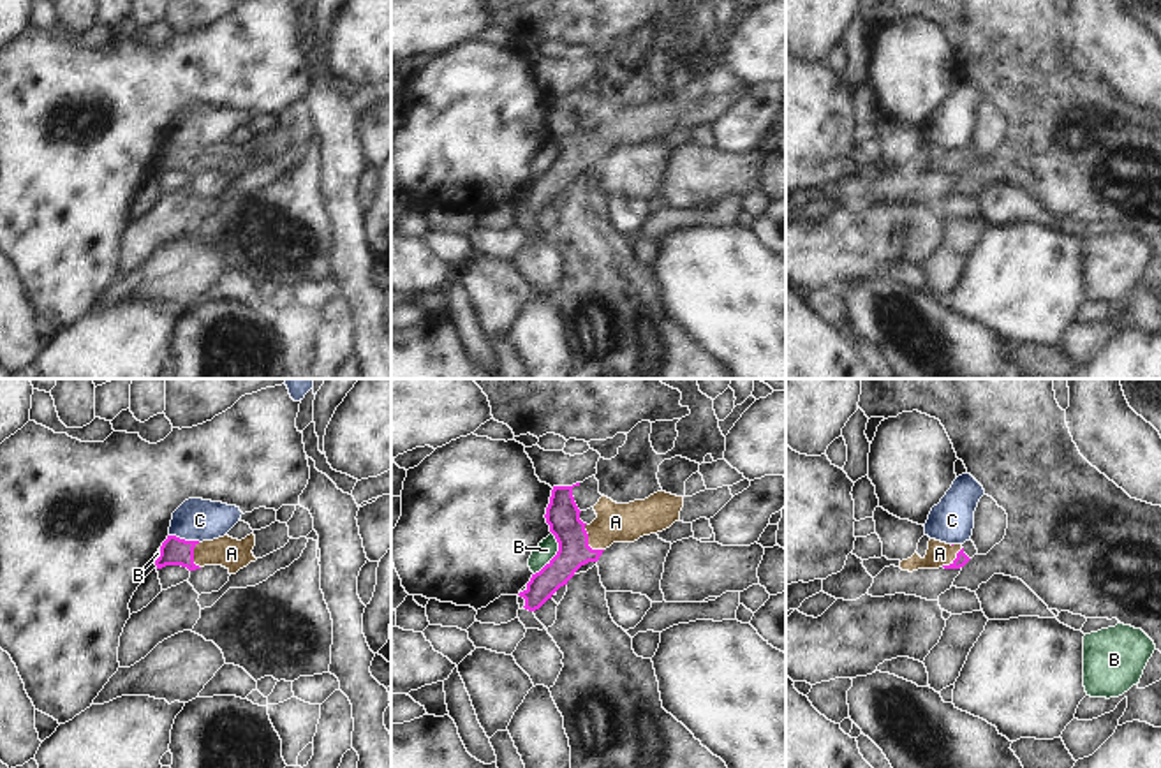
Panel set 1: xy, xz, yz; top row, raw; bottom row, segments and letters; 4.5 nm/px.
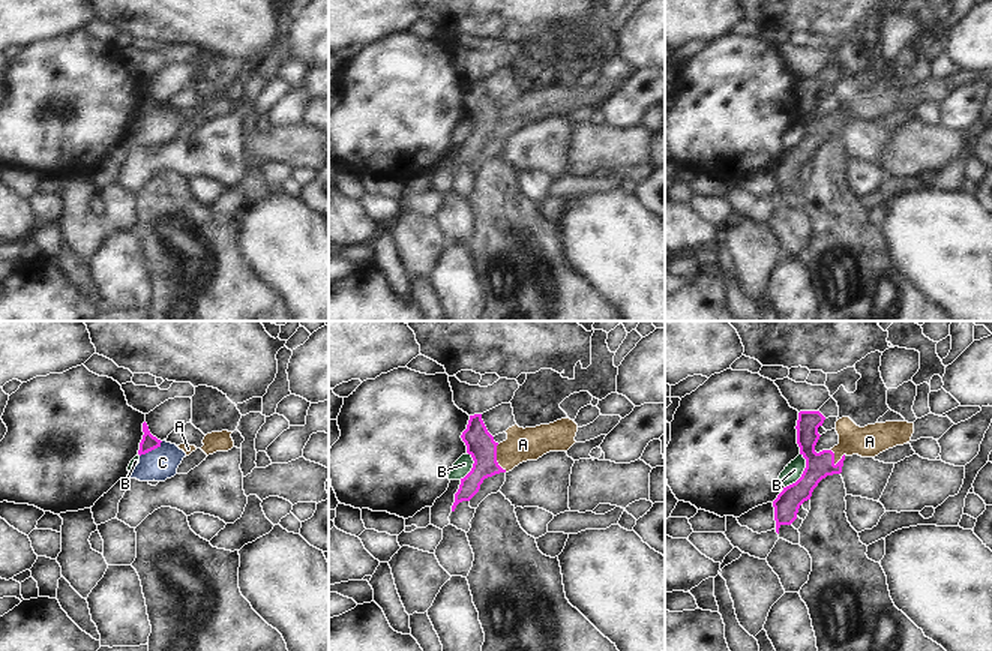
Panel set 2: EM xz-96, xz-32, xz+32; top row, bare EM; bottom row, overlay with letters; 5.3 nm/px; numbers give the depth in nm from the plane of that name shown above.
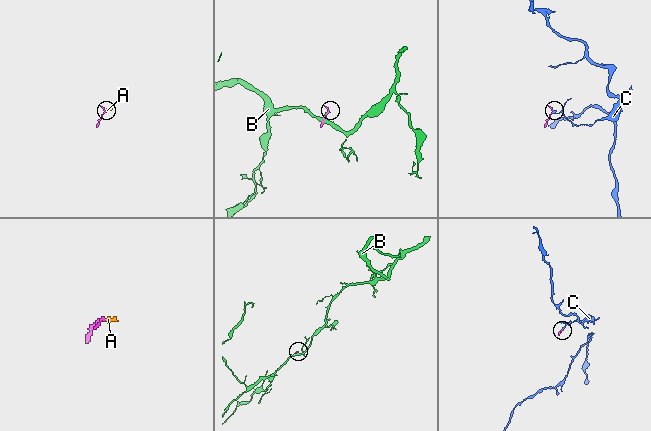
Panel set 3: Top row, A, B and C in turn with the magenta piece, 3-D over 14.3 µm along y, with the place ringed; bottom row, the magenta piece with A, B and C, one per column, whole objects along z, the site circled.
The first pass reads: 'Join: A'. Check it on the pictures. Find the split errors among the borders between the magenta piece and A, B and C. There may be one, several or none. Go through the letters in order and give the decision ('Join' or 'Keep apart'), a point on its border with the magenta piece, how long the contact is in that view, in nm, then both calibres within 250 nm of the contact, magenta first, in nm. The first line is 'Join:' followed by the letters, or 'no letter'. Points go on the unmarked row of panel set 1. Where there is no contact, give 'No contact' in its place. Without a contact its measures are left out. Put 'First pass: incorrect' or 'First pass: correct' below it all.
Join: A
A: Join. Touches magenta at xz (587, 147). Shared border 150 nm. Thickness 160 nm (magenta) against 180 nm
B: Keep apart. Touches magenta at xz (557, 159). Shared border 220 nm. Thickness 160 nm (magenta) against 90 nm
C: Keep apart. Touches magenta at xy (184, 145). Shared border 150 nm. Thickness 130 nm (magenta) against 190 nm.
First pass: correct

